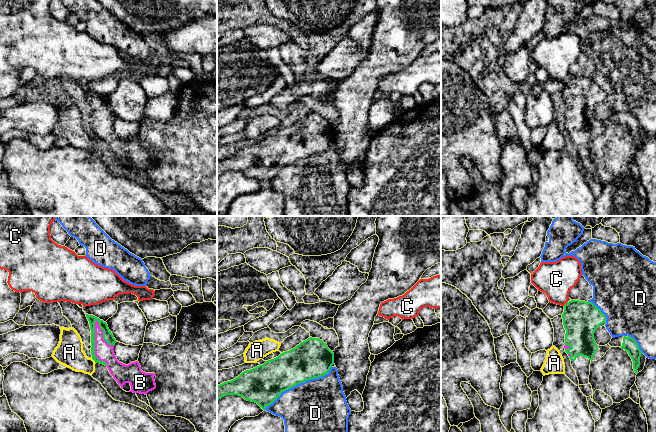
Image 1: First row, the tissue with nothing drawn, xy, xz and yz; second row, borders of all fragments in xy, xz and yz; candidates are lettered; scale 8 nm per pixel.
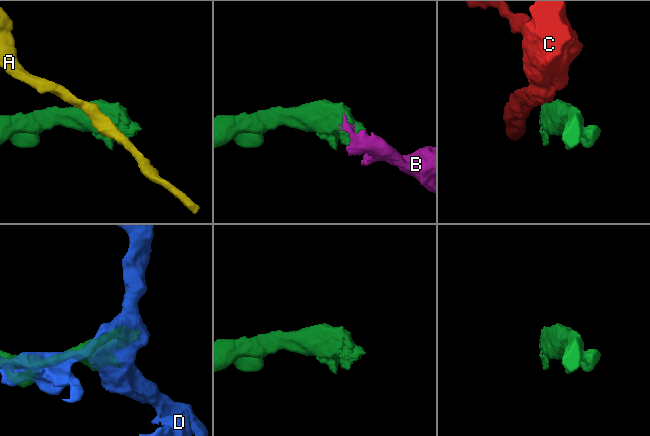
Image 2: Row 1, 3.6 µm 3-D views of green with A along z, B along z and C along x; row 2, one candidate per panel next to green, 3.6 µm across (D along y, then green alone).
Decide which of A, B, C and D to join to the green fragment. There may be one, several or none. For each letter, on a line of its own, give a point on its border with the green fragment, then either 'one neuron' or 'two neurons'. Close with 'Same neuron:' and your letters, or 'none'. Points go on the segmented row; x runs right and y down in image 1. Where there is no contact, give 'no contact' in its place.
A: xy (94, 360) | two neurons
B: xy (94, 344) | one neuron
C: yz (566, 303) | two neurons
D: xz (299, 383) | two neurons
Same neuron: B

